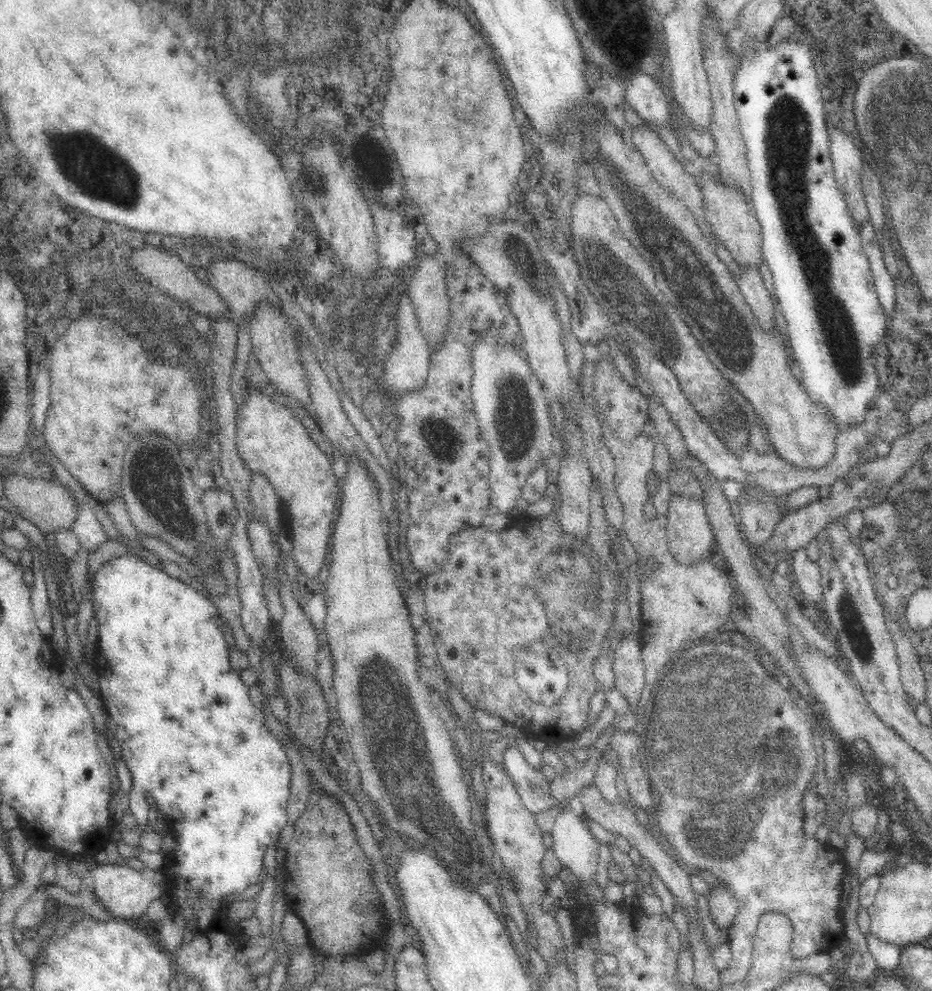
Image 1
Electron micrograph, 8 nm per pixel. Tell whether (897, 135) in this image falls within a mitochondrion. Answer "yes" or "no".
yes

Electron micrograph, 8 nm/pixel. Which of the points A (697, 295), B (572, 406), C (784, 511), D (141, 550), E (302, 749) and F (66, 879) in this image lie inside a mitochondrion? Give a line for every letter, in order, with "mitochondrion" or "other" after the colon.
A: mitochondrion
B: other
C: other
D: other
E: mitochondrion
F: mitochondrion

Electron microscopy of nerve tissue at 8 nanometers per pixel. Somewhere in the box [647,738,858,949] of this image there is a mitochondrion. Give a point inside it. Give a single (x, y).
(717, 831)

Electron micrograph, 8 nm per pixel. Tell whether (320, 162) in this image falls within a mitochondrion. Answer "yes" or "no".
yes

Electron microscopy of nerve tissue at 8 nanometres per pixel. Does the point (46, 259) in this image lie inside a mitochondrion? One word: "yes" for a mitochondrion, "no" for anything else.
yes

